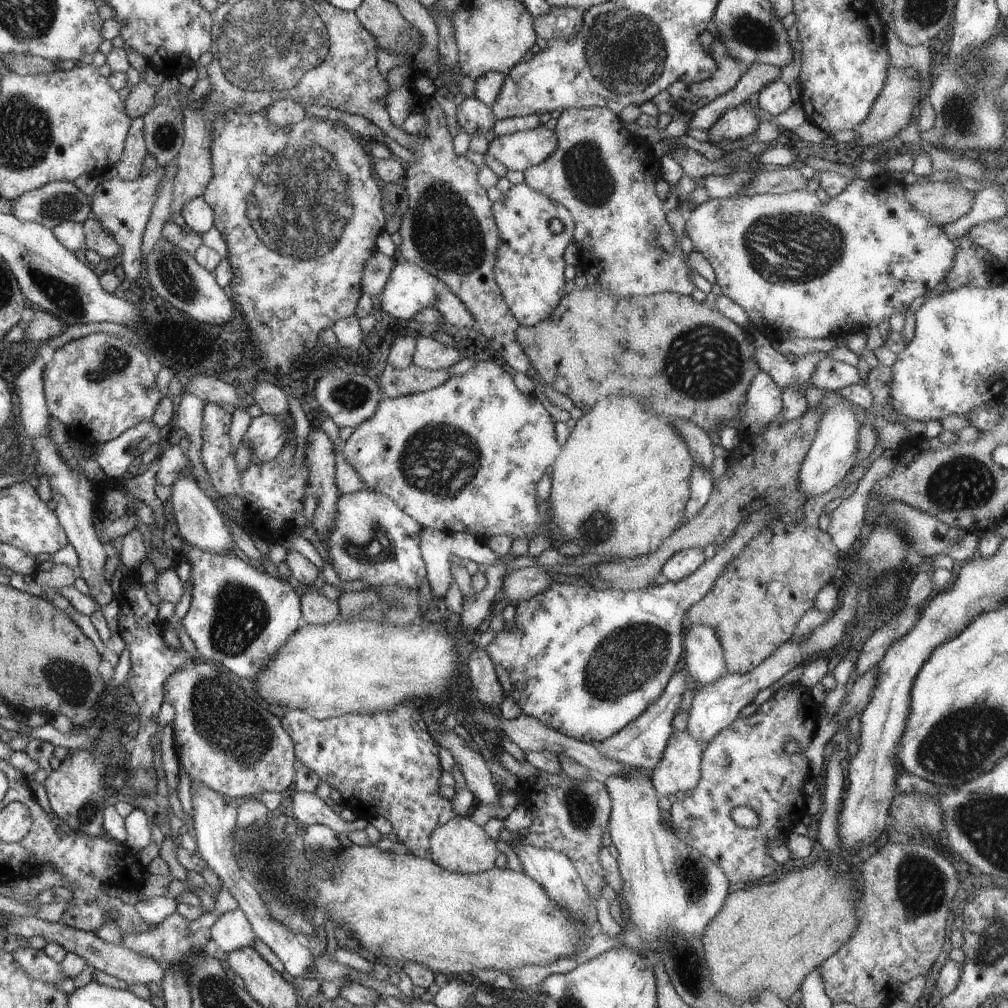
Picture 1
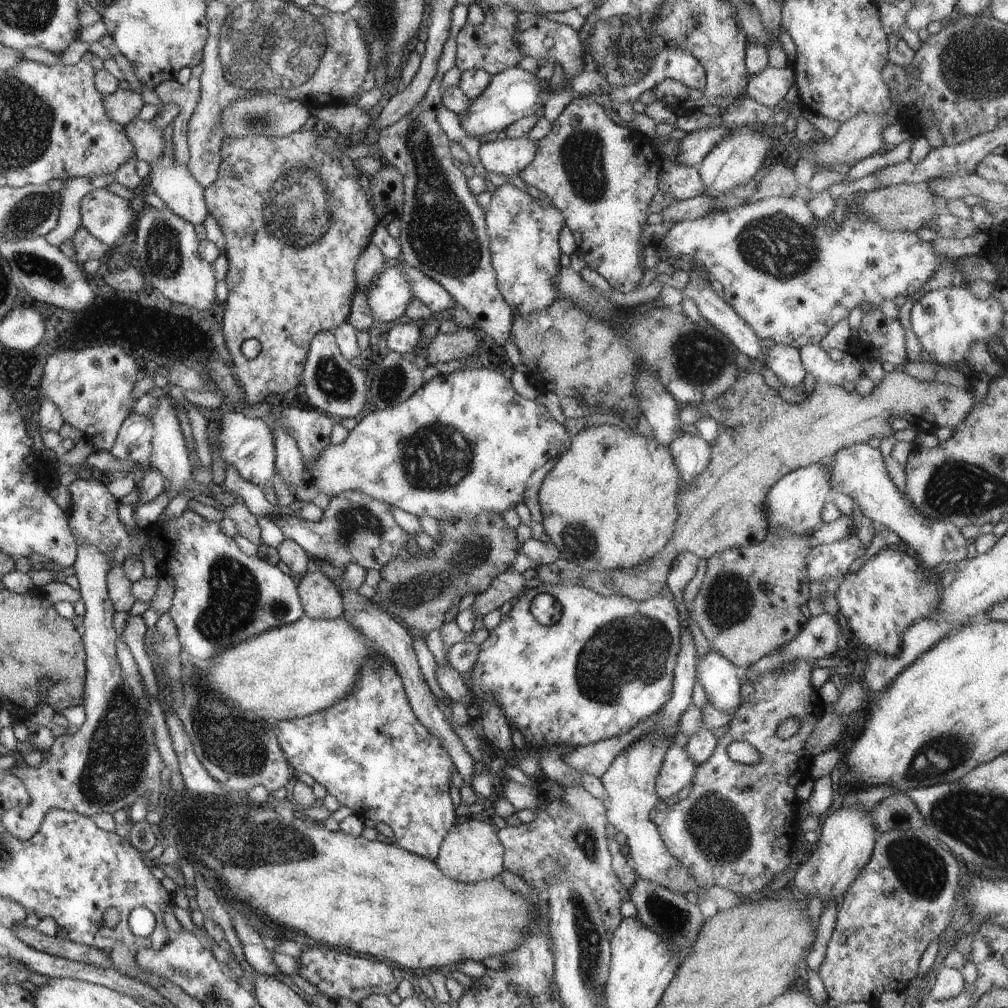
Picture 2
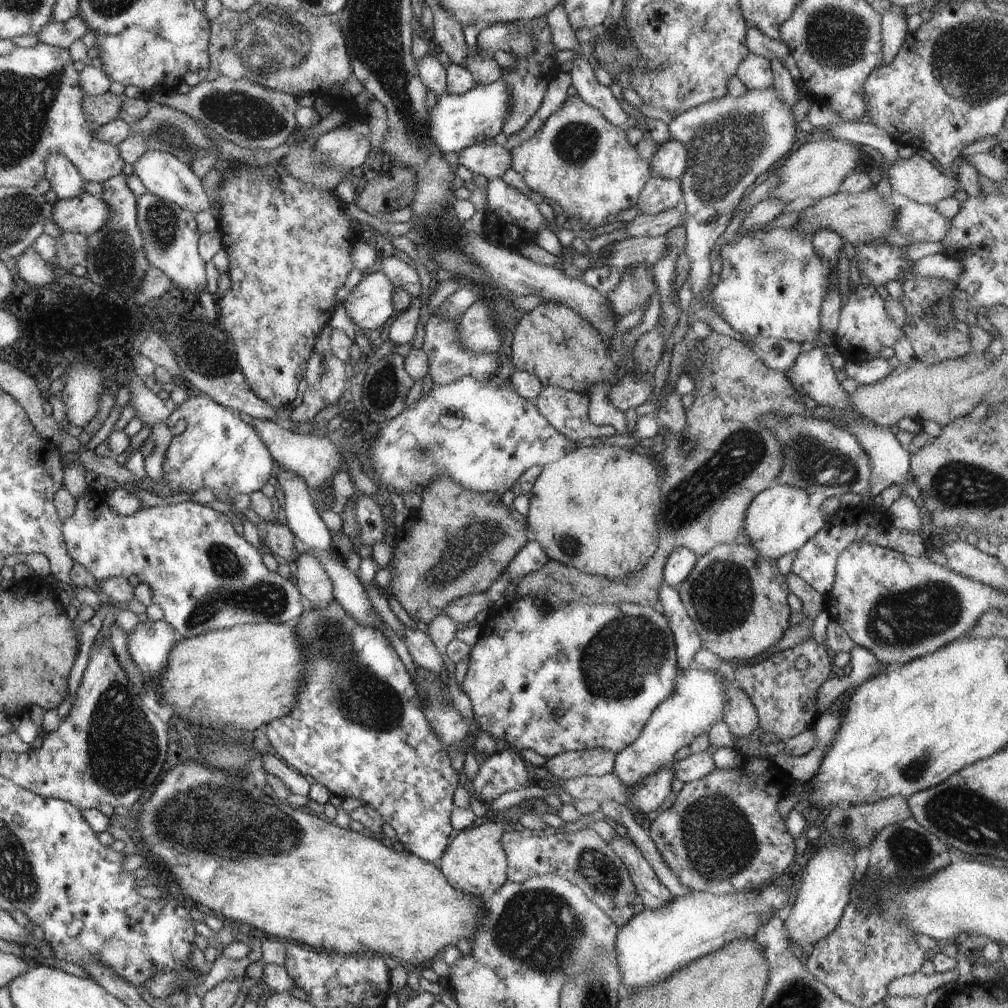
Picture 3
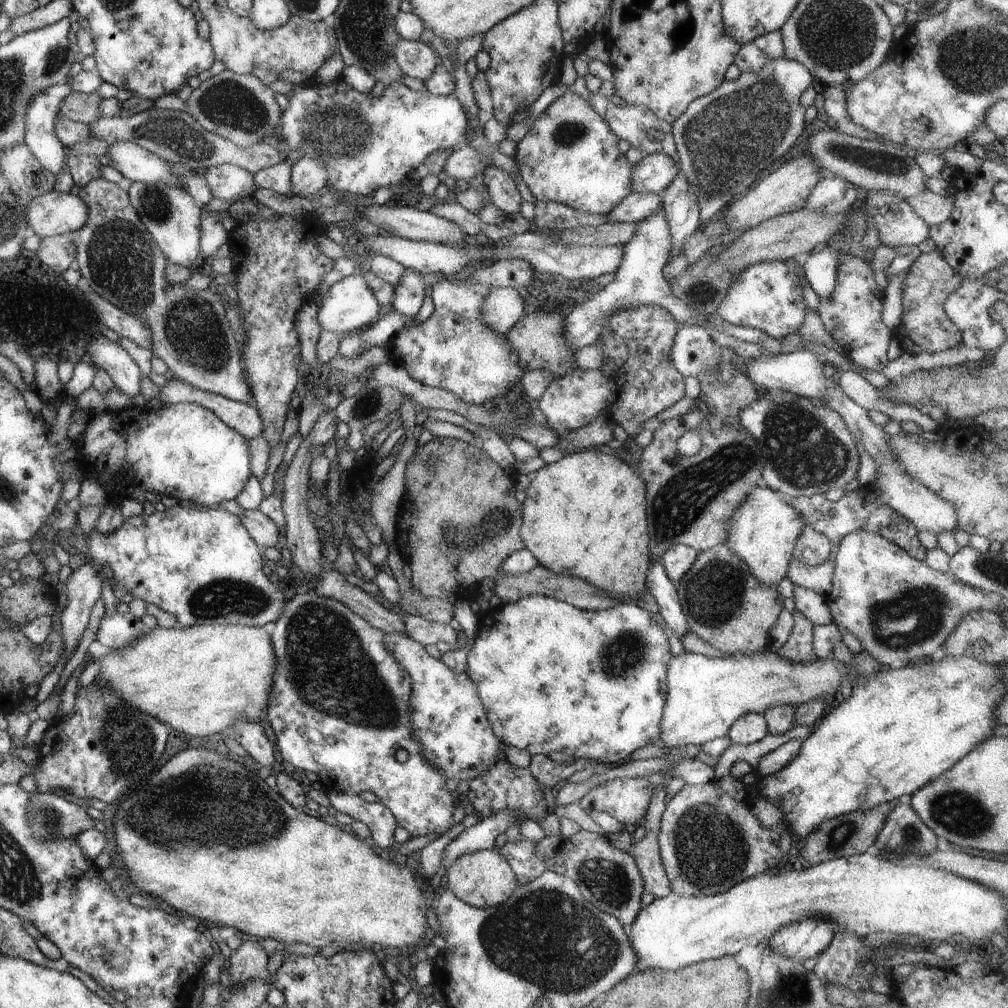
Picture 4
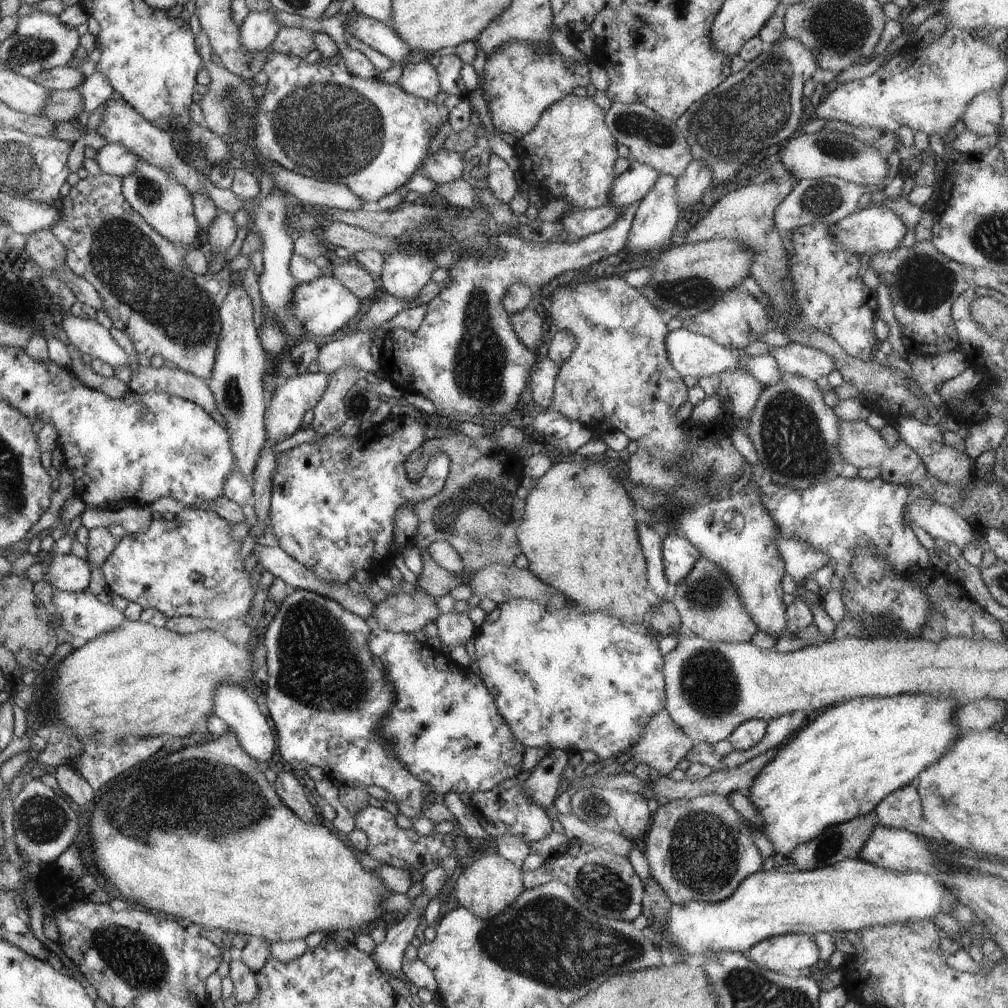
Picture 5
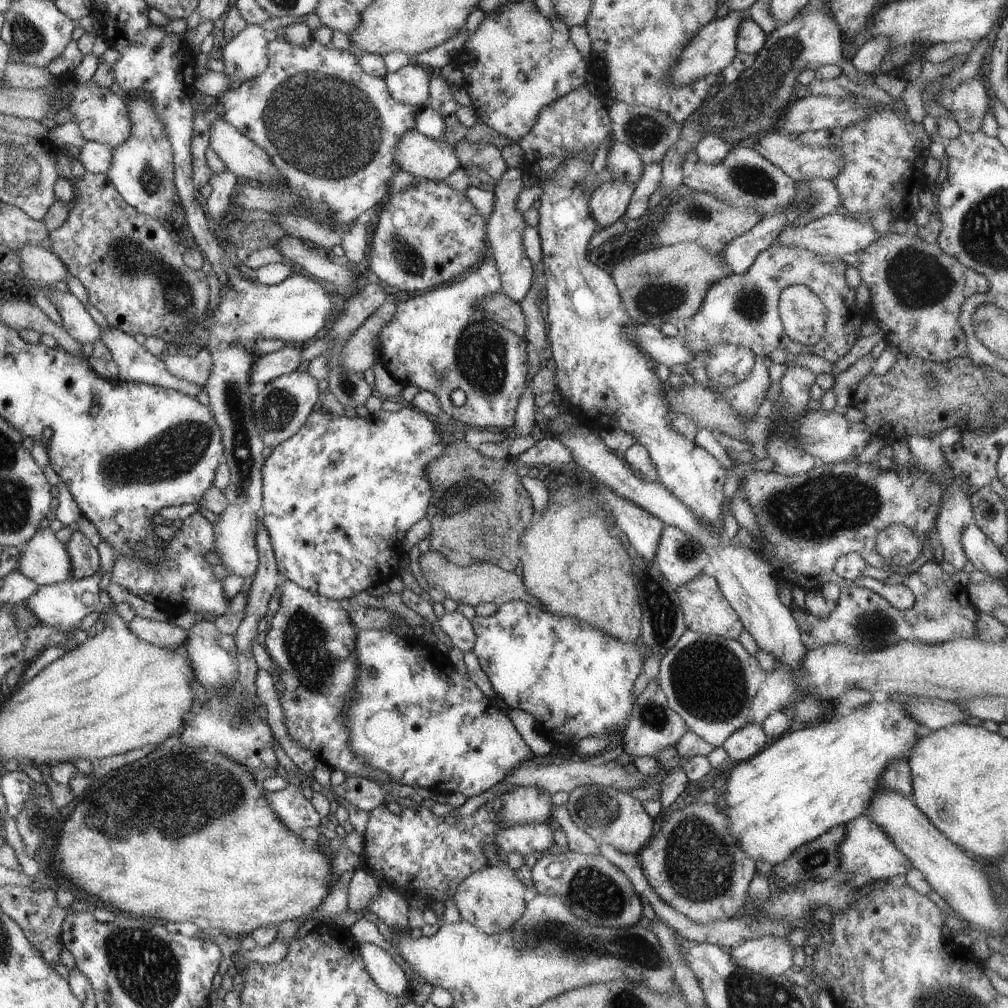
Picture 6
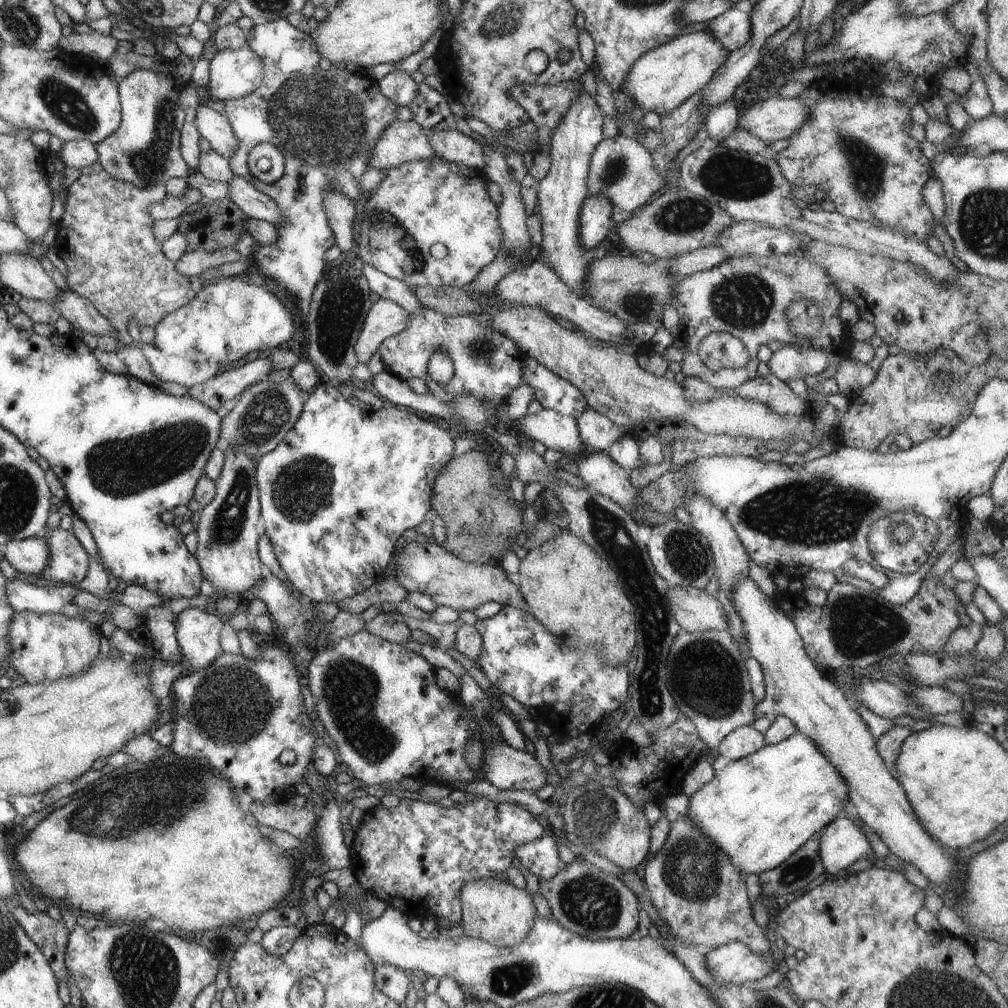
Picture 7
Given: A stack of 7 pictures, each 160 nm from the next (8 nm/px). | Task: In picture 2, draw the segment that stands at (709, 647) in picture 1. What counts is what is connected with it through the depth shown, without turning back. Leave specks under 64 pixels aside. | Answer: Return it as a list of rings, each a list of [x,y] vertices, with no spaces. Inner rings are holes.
[[[712,648],[697,662],[696,677],[705,688],[709,703],[720,712],[733,715],[743,701],[738,674],[736,665]]]

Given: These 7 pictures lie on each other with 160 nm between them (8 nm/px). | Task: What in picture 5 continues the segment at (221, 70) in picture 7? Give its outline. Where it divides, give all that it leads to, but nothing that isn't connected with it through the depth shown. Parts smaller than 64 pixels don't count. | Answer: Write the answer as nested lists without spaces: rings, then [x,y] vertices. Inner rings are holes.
[[[272,6],[267,11],[250,11],[240,26],[244,51],[247,53],[264,53],[267,50],[281,27],[276,22],[275,11]]]

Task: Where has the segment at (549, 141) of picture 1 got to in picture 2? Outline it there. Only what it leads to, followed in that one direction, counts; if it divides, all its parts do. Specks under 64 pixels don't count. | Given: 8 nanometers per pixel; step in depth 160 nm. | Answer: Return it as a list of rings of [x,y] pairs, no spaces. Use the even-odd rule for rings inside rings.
[[[526,136],[519,139],[507,137],[505,140],[484,143],[479,148],[478,160],[487,172],[515,177],[535,159],[535,142]]]

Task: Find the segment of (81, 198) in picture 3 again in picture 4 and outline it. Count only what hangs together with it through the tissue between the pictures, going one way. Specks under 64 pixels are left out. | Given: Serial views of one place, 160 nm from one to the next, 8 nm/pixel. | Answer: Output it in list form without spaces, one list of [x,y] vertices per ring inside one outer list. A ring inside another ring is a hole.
[[[48,192],[26,204],[26,220],[42,238],[80,230],[88,222],[88,214],[88,206],[70,193]]]

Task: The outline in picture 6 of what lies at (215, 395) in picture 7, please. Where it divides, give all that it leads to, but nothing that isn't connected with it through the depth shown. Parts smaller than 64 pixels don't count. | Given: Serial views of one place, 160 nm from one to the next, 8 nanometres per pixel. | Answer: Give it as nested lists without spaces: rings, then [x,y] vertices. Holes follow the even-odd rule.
[[[285,346],[278,351],[261,353],[251,372],[251,384],[267,385],[272,379],[296,370],[301,360],[302,346]]]

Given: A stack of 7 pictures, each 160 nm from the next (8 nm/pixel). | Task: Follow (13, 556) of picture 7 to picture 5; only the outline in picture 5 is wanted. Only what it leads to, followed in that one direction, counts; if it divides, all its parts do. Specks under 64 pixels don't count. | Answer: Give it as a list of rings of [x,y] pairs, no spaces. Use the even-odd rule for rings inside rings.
[[[47,535],[41,540],[40,562],[46,559],[45,562],[48,564],[43,580],[48,581],[55,589],[63,591],[76,592],[88,589],[90,573],[94,568],[87,563],[87,560],[72,553],[65,555],[48,553],[51,541],[51,537]]]

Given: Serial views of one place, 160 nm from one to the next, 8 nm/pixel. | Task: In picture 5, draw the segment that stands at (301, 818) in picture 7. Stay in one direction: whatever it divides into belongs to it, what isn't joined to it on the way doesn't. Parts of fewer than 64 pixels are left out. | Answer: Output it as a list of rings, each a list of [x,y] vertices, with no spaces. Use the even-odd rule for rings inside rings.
[[[278,773],[274,784],[283,803],[304,822],[310,822],[316,816],[318,807],[312,804],[311,798],[306,797],[305,788],[292,774]]]

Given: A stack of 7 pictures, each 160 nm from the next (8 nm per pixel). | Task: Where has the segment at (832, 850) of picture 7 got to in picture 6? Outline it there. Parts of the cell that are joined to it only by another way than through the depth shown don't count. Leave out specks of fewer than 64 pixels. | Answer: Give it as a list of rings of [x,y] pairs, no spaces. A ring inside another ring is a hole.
[[[861,814],[845,824],[845,839],[838,845],[840,873],[856,874],[870,881],[884,880],[908,872],[911,862],[896,848],[892,839],[868,816]]]

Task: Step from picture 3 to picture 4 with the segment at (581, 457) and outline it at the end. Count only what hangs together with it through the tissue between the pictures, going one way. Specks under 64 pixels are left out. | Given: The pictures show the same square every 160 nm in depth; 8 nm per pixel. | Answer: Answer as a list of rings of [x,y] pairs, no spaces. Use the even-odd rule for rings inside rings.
[[[583,450],[540,468],[526,490],[520,538],[539,566],[556,574],[576,576],[605,594],[638,600],[646,590],[651,541],[646,513],[646,484],[625,460],[600,450]]]

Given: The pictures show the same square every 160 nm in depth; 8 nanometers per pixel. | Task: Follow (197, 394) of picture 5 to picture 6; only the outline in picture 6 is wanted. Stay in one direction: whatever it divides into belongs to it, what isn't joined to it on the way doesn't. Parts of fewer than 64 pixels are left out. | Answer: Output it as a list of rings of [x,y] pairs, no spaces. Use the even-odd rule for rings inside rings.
[[[102,328],[100,340],[108,347],[112,360],[118,365],[120,381],[151,384],[155,387],[160,386],[163,389],[172,389],[193,397],[196,397],[198,392],[200,392],[201,388],[197,384],[170,374],[160,358],[148,352],[134,339],[134,336],[125,333],[120,328]]]

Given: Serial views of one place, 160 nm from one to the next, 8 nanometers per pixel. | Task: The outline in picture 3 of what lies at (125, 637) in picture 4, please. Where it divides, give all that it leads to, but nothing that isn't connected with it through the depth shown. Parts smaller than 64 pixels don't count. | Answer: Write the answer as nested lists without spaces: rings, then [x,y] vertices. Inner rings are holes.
[[[165,619],[158,622],[149,621],[139,622],[134,630],[128,633],[127,650],[131,659],[139,666],[139,671],[144,678],[158,678],[167,667],[169,650],[182,639],[181,634]]]

